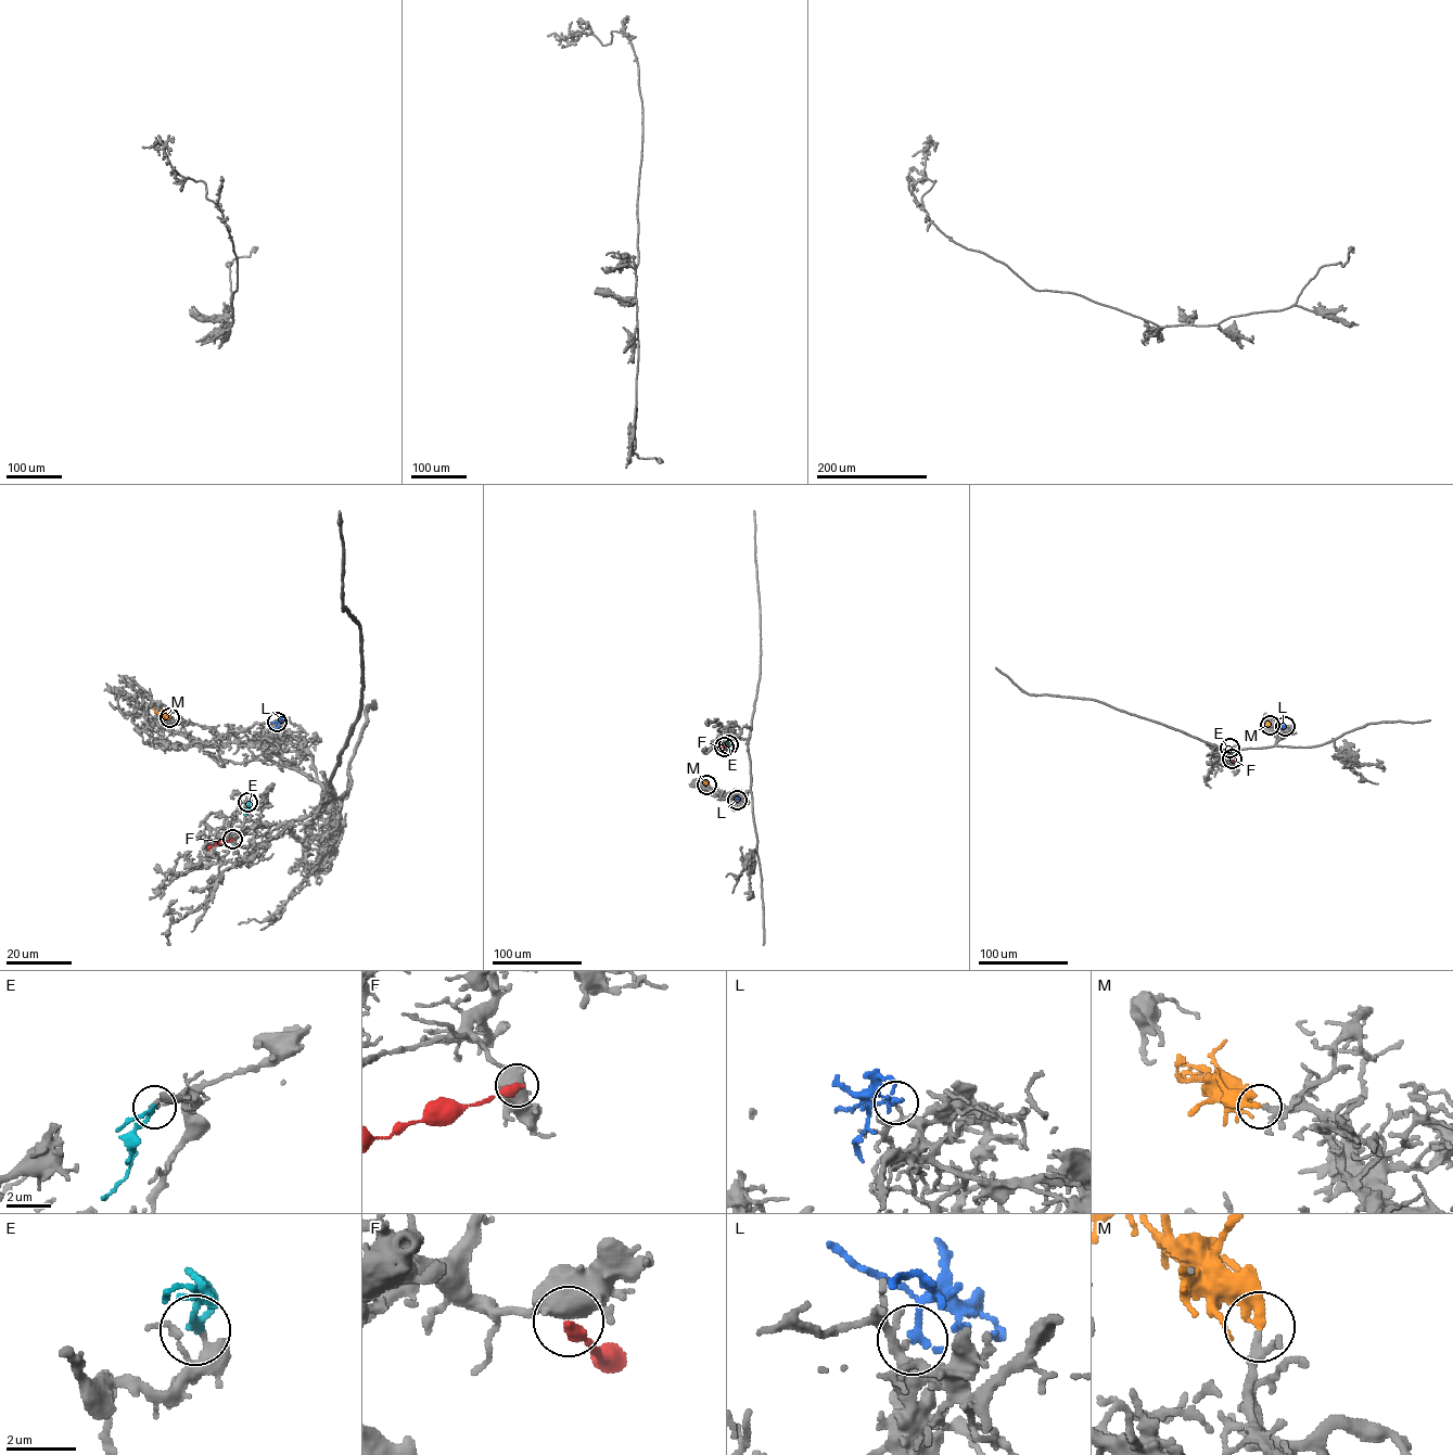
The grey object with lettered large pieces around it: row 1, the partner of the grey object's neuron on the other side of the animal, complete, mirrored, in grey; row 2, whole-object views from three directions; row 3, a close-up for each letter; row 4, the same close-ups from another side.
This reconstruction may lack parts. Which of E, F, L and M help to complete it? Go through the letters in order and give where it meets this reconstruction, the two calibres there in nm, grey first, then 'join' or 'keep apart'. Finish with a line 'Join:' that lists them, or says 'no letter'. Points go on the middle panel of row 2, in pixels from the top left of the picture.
E: meets grey at (728, 744); 280 nm thick on the grey side, 240 nm on the other; join
F: meets grey at (724, 747); 500 nm thick on the grey side, 400 nm on the other; keep apart
L: meets grey at (737, 800); 170 nm thick on the grey side, 280 nm on the other; join
M: meets grey at (706, 785); 200 nm thick on the grey side, 320 nm on the other; join
Join: E, L, M

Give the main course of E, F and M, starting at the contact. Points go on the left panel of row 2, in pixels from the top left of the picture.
E: (247, 802), (246, 815)
F: (232, 839), (207, 850)
M: (169, 717), (153, 706)

